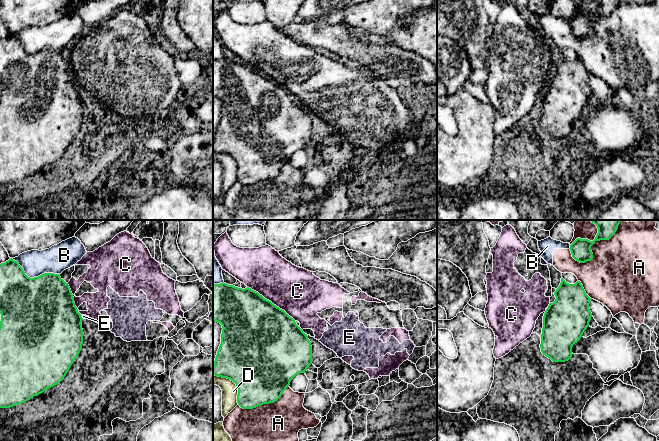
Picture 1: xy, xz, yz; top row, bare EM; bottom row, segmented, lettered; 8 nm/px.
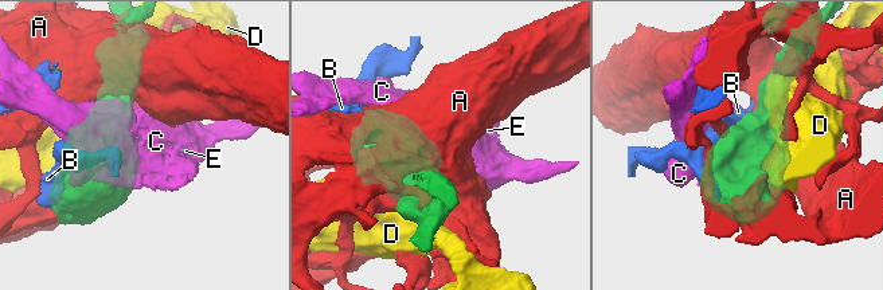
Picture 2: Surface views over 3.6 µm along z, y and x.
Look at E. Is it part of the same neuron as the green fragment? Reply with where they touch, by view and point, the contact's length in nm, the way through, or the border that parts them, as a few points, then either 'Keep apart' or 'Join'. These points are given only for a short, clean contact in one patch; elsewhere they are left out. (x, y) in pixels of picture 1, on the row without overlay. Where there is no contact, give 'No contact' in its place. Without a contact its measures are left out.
Touches green at xy (81, 93). Shared border 40 nm. Boundary: xy (80, 91), (83, 94). Keep apart

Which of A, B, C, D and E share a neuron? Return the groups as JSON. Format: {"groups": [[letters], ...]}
{"groups": [["A", "B"], ["C", "E"], ["D"]]}

